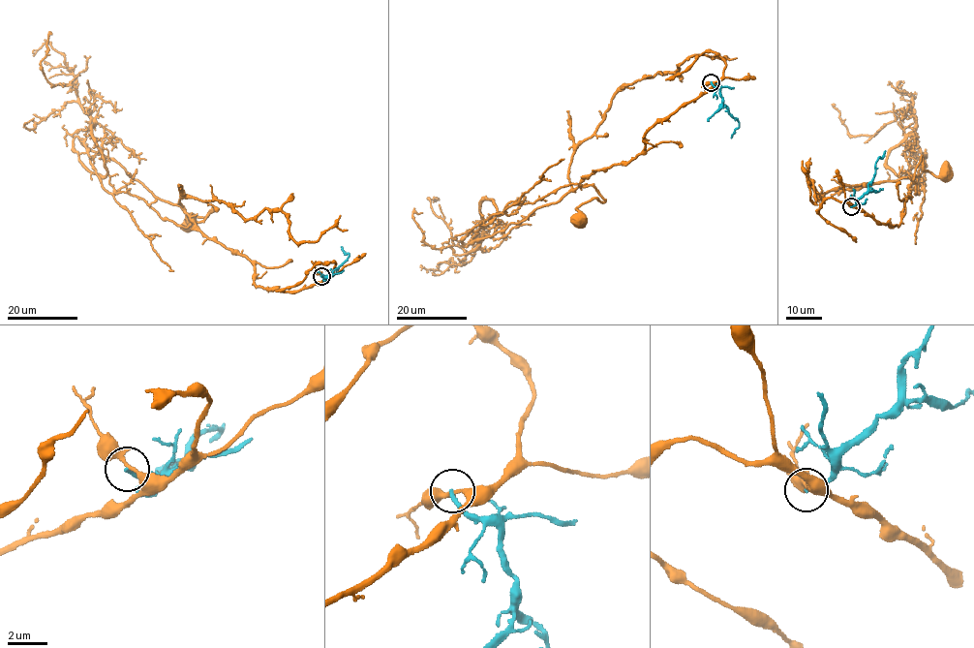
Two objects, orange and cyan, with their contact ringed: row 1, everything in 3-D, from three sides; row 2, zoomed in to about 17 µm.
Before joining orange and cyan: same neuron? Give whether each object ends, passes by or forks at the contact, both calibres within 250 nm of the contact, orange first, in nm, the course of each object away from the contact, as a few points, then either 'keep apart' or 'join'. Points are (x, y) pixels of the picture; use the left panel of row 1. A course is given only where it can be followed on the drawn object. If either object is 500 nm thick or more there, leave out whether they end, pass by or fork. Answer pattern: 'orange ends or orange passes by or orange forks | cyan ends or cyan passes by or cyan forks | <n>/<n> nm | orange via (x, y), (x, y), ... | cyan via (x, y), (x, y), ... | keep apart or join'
orange passes by | cyan ends | 240/190 nm | orange via (320, 276), (255, 285), (244, 256), (73, 139), (107, 191), (161, 218), (187, 227), (215, 208), (189, 224) | cyan via (320, 276), (329, 276), (349, 256), (341, 247) | keep apart

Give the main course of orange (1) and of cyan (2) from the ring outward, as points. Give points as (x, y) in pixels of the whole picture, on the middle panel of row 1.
1: (711, 82), (657, 119), (634, 158), (462, 244), (512, 200), (569, 184), (605, 200), (583, 202), (579, 221)
2: (711, 82), (719, 90), (722, 102), (739, 123), (731, 138)

